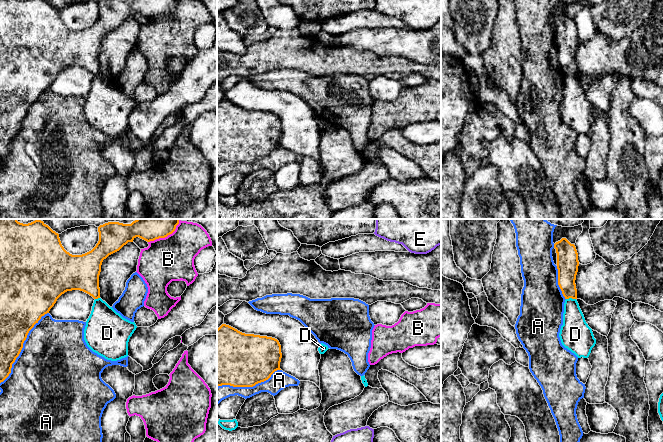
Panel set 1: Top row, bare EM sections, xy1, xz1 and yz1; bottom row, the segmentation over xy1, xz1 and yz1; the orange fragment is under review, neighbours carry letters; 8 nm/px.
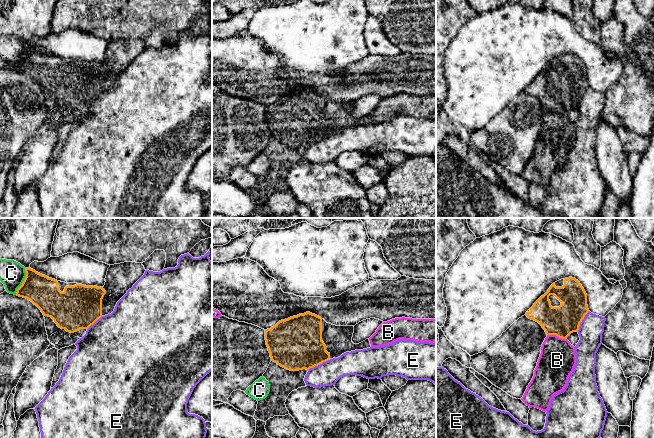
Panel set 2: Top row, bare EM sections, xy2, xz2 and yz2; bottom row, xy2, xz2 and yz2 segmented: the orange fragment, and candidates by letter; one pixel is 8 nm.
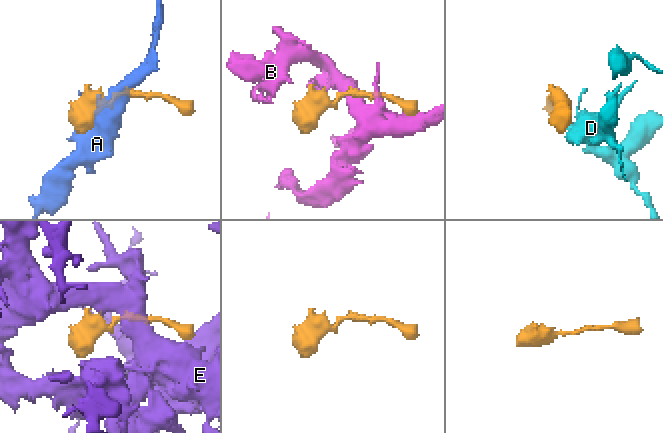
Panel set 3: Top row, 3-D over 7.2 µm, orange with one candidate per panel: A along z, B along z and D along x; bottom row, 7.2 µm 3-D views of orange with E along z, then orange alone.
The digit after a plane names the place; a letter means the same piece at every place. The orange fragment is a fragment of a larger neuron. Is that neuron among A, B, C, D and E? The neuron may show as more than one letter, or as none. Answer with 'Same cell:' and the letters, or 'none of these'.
Same cell: none of these

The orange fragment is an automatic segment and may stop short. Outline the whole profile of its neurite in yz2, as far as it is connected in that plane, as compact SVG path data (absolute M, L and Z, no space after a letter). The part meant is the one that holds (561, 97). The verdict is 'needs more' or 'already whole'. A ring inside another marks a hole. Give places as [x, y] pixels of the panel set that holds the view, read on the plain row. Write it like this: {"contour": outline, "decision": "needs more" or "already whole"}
{"contour": "M569 53L553 59L525 91L538 98L547 111L567 115L571 109L578 108L588 88L584 64L578 56Z", "decision": "needs more"}

